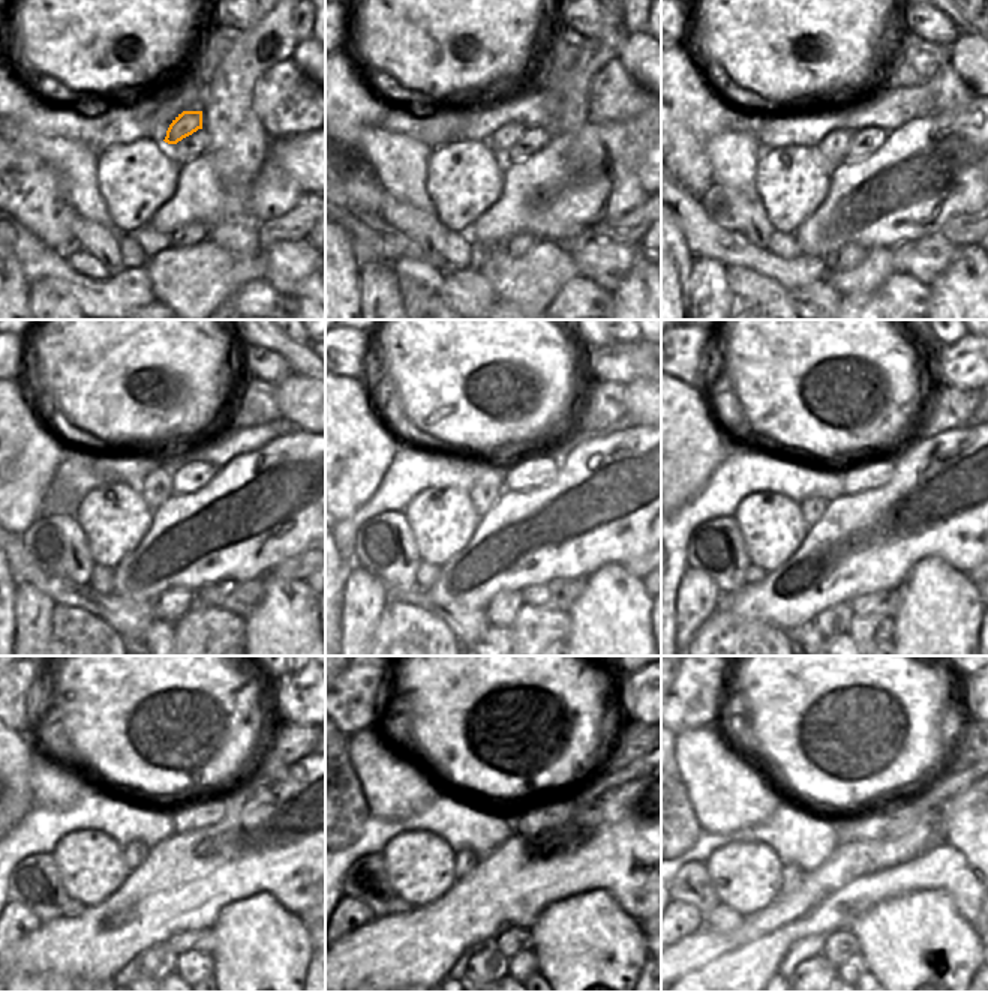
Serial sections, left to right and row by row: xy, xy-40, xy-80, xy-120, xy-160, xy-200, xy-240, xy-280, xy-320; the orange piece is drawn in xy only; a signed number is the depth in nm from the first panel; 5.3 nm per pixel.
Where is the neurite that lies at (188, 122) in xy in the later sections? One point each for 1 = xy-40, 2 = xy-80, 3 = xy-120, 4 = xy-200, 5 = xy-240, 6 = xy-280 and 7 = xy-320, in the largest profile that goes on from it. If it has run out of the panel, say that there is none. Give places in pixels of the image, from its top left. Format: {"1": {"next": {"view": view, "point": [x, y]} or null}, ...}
{"1": {"next": {"view": "xy-40", "point": [501, 141]}}, "2": {"next": {"view": "xy-80", "point": [834, 146]}}, "3": {"next": {"view": "xy-120", "point": [158, 486]}}, "4": {"next": {"view": "xy-200", "point": [813, 508]}}, "5": {"next": {"view": "xy-240", "point": [134, 854]}}, "6": {"next": {"view": "xy-280", "point": [465, 862]}}, "7": {"next": {"view": "xy-320", "point": [792, 875]}}}

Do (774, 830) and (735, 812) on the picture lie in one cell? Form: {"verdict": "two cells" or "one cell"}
{"verdict": "two cells"}

